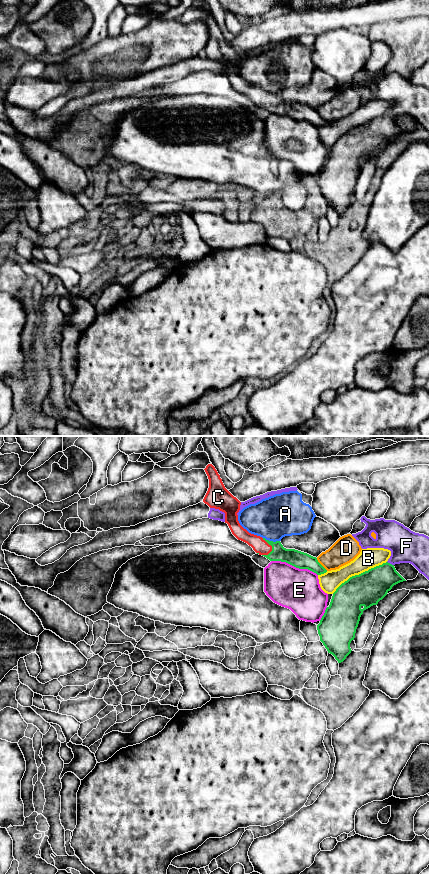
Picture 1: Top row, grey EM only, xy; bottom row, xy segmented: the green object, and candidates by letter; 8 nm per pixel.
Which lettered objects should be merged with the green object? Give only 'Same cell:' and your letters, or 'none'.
Same cell: C

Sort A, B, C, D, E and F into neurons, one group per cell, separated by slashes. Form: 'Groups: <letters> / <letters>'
Groups: A / B / C / D / E / F

